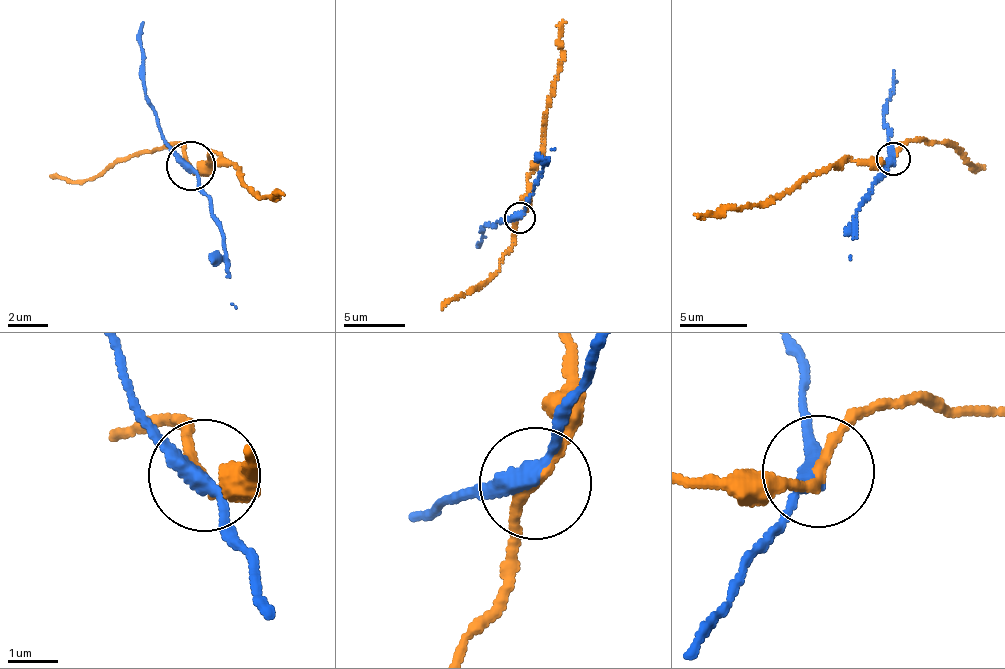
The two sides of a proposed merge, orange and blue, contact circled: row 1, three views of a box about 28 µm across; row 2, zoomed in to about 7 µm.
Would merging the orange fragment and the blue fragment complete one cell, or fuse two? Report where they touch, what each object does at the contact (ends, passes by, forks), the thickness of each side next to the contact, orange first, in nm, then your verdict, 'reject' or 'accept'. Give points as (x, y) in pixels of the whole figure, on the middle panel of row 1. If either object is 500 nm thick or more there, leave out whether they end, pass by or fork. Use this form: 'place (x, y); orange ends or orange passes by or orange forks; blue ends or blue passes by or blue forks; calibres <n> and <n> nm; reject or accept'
place (520, 218); orange passes by; blue passes by; calibres 180 and 300 nm; reject

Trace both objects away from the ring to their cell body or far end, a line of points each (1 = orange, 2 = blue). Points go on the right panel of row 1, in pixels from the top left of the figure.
1: (894, 158), (888, 162), (845, 159), (758, 205), (695, 214)
2: (891, 158), (856, 213), (850, 259)

